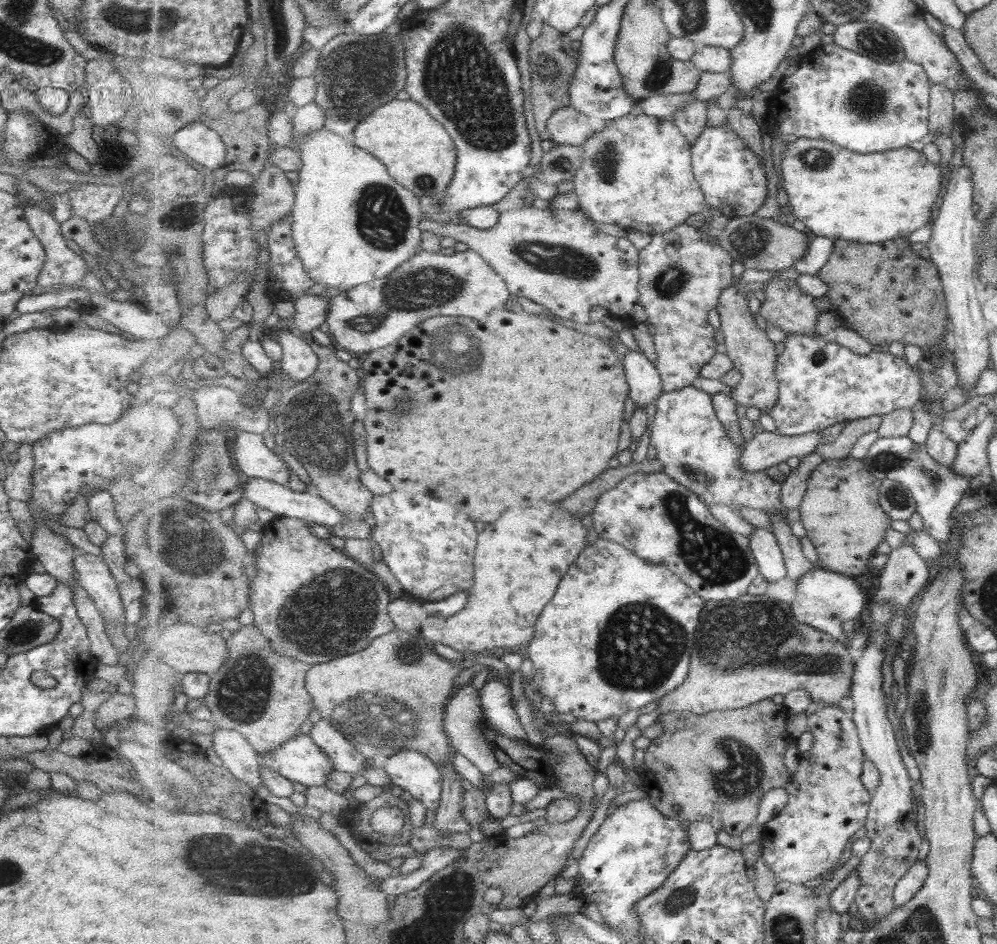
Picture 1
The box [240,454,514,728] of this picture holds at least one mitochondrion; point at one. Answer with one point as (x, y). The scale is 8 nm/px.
(334, 608)

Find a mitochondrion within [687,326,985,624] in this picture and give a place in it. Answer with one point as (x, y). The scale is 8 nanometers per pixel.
(891, 462)

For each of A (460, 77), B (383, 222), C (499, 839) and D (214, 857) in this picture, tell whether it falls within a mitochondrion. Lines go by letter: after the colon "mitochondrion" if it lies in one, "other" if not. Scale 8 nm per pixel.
A: mitochondrion
B: mitochondrion
C: other
D: mitochondrion

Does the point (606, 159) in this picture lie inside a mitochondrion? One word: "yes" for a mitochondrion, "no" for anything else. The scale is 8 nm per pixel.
yes

